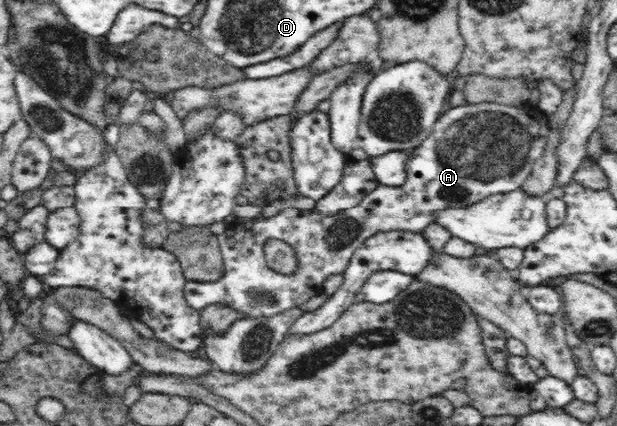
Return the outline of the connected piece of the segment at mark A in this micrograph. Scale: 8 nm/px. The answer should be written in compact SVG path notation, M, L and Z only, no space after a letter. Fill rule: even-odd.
M498 103L464 104L448 109L434 124L434 131L422 141L406 160L404 184L397 187L378 185L369 192L354 208L339 212L338 215L321 215L316 209L300 210L290 206L272 217L245 219L242 224L227 226L226 230L216 235L222 256L225 274L217 281L187 280L184 296L187 303L196 310L212 304L223 304L237 310L245 317L274 316L304 304L310 297L323 290L326 278L343 274L351 255L360 248L363 240L377 232L390 229L407 229L420 232L435 222L435 212L447 208L464 208L480 203L489 196L504 194L521 188L522 183L531 175L533 162L538 160L545 149L548 137L547 116L536 107L512 107ZM278 239L287 242L297 258L298 270L287 276L278 274L267 266L263 248L268 241Z

